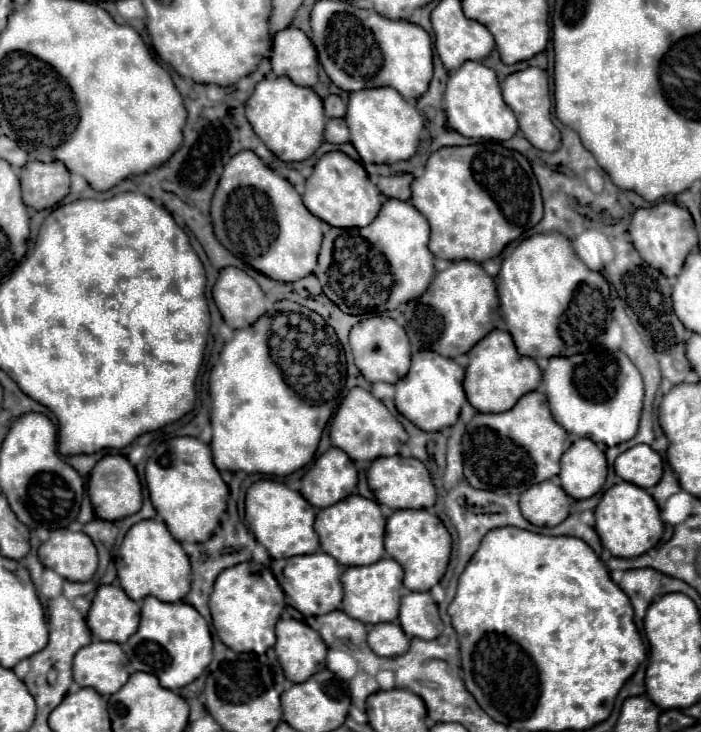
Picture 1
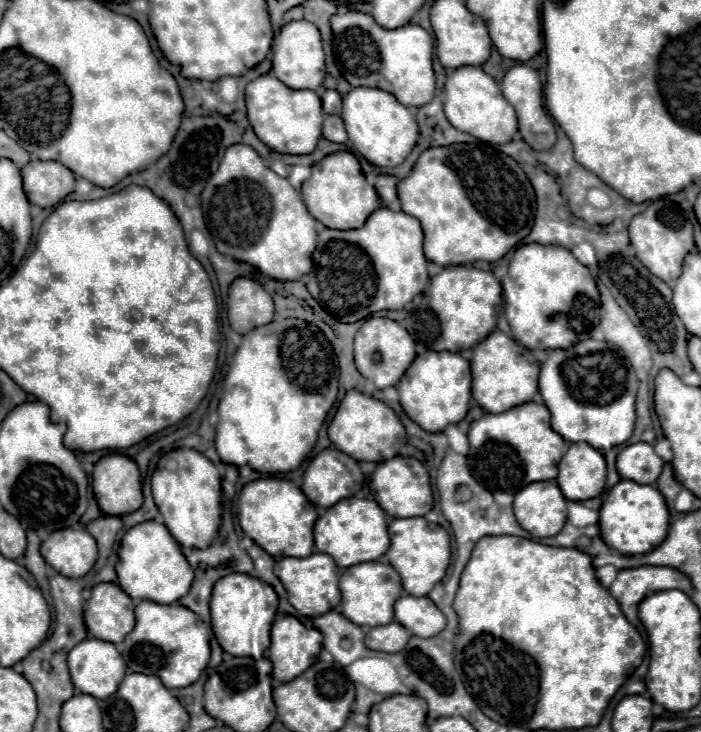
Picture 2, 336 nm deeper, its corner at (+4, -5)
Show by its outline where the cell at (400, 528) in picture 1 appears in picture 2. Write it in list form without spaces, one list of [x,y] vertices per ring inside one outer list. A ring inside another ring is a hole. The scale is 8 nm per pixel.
[[[400,518],[392,520],[388,526],[390,532],[390,550],[386,552],[386,560],[396,568],[396,572],[402,578],[402,586],[412,596],[428,596],[428,592],[438,584],[446,568],[450,564],[450,536],[448,532],[432,522],[426,522],[424,518]]]

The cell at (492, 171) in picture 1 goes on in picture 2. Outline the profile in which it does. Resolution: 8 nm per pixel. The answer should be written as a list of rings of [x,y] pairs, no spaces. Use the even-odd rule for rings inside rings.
[[[484,142],[424,150],[412,172],[398,182],[398,198],[402,210],[422,224],[426,258],[440,266],[500,260],[530,234],[536,212],[534,188],[524,170]]]

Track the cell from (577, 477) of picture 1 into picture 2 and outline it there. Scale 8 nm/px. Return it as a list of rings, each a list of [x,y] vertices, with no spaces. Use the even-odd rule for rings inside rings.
[[[570,444],[558,464],[558,486],[568,500],[596,498],[606,484],[606,460],[590,444]]]

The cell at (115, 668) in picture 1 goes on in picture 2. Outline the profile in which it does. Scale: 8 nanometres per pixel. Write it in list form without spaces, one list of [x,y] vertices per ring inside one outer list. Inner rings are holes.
[[[86,638],[68,654],[68,668],[74,686],[94,698],[108,698],[124,678],[124,660],[114,644]]]

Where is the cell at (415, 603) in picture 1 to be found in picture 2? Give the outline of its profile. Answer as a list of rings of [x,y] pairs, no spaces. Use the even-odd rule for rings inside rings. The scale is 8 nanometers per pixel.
[[[404,594],[394,604],[396,622],[408,628],[410,634],[420,638],[430,638],[446,628],[446,618],[440,608],[430,598],[416,598]]]

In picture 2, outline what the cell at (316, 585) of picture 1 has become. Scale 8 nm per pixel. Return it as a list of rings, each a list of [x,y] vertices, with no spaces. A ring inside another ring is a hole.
[[[314,552],[306,558],[280,558],[274,564],[274,574],[280,578],[280,582],[286,588],[288,602],[302,614],[302,616],[322,616],[324,612],[334,610],[340,604],[340,590],[338,590],[338,578],[340,570],[336,562],[322,552]]]

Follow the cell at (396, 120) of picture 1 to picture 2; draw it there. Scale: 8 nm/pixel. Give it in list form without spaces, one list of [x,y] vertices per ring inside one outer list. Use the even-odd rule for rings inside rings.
[[[352,88],[344,96],[342,120],[354,148],[374,166],[398,166],[406,160],[418,140],[418,124],[412,112],[390,92],[380,88]]]

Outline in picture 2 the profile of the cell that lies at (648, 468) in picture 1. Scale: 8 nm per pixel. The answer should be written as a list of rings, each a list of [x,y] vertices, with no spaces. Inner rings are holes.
[[[628,444],[616,460],[618,474],[638,484],[654,484],[662,472],[664,460],[654,452],[652,444]]]

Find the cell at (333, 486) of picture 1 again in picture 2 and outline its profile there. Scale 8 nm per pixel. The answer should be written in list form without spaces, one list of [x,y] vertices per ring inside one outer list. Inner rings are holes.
[[[330,446],[322,450],[306,468],[302,492],[312,504],[330,508],[342,498],[354,496],[364,482],[358,462]]]

